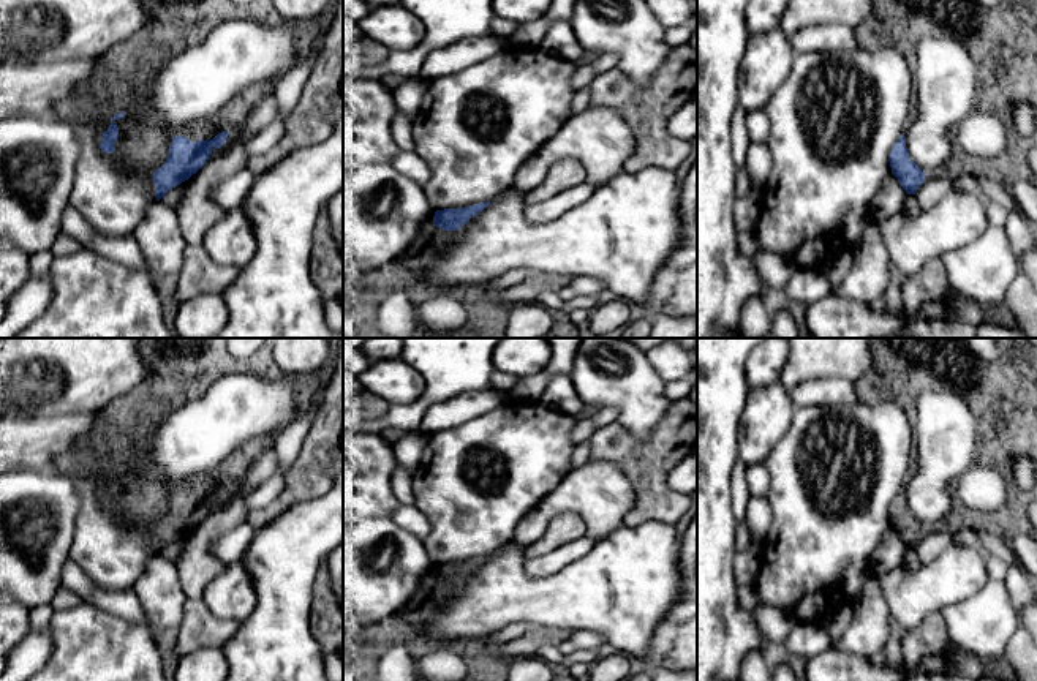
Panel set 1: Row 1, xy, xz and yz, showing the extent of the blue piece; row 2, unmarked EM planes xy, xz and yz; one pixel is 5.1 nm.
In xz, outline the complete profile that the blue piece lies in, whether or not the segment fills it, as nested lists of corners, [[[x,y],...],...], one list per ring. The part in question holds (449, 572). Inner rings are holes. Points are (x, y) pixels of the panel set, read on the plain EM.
[[[488,556],[474,558],[469,561],[462,562],[444,562],[436,564],[433,570],[433,580],[443,583],[443,585],[455,585],[460,583],[463,578],[466,578],[474,569],[482,566]]]

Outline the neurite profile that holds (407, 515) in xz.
[[[402,504],[394,510],[390,518],[403,529],[425,540],[430,532],[430,523],[414,504]]]

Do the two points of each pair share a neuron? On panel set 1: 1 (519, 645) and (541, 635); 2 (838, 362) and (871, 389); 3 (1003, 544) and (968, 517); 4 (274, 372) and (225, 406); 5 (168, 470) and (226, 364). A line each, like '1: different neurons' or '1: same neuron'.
1: same neuron
2: different neurons
3: different neurons
4: different neurons
5: different neurons

